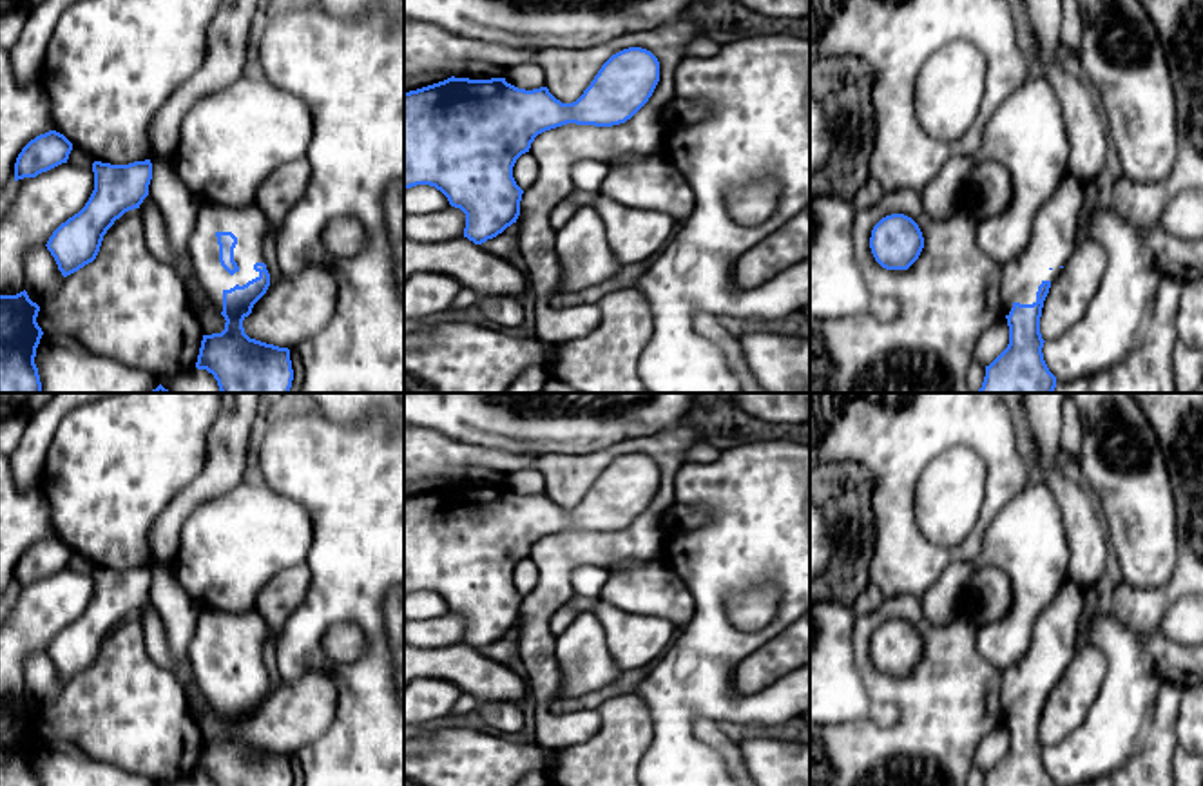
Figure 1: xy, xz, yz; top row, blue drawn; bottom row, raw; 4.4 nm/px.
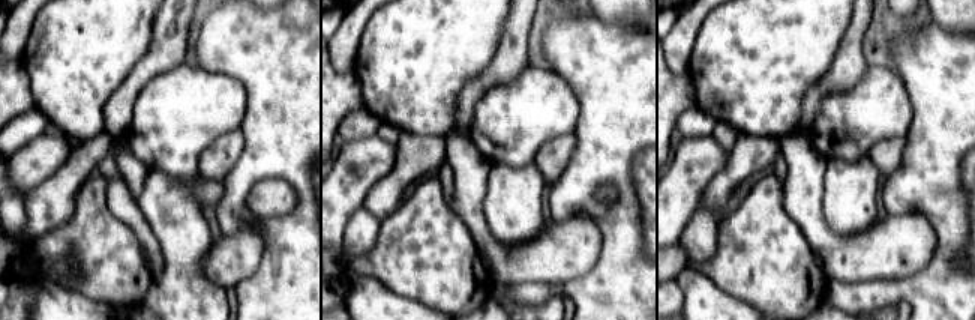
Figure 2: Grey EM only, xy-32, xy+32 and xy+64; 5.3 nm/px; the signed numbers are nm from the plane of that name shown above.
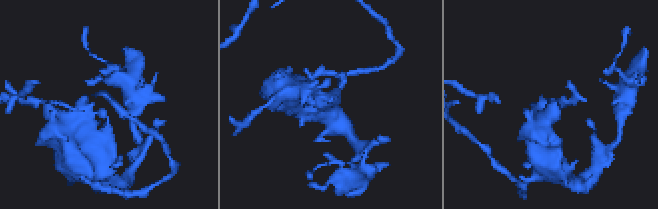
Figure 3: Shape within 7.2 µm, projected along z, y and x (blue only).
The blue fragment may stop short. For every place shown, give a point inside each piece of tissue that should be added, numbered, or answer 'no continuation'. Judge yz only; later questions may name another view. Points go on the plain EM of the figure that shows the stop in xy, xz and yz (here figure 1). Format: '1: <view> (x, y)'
1: yz (1055, 632)

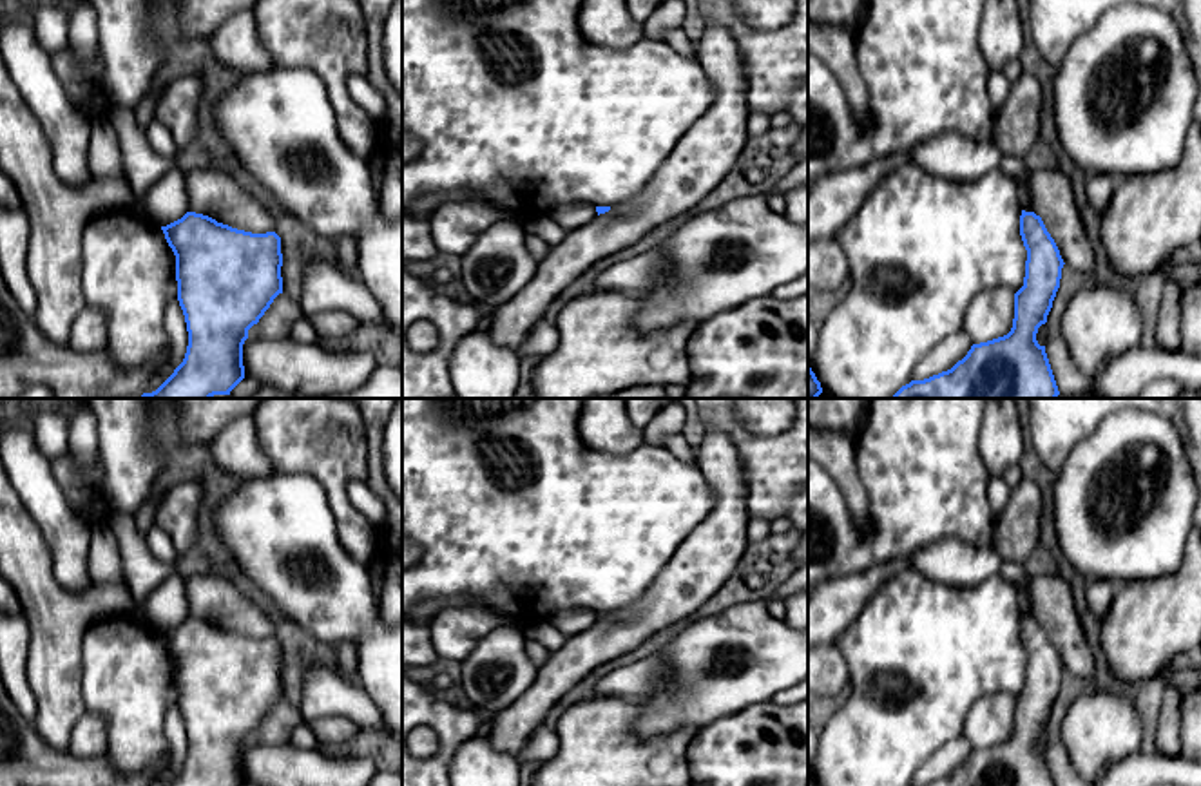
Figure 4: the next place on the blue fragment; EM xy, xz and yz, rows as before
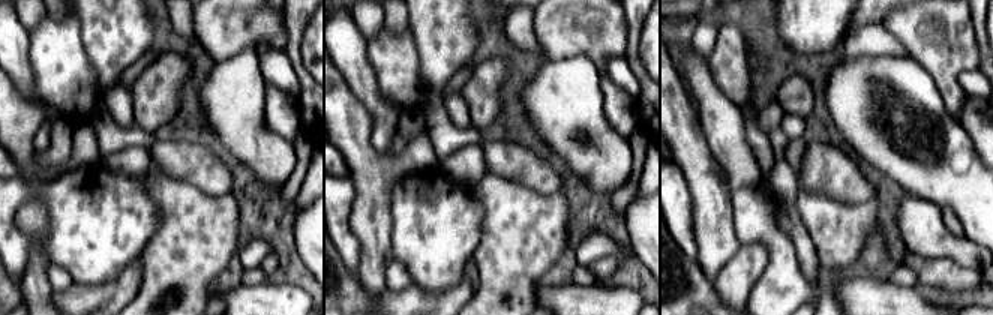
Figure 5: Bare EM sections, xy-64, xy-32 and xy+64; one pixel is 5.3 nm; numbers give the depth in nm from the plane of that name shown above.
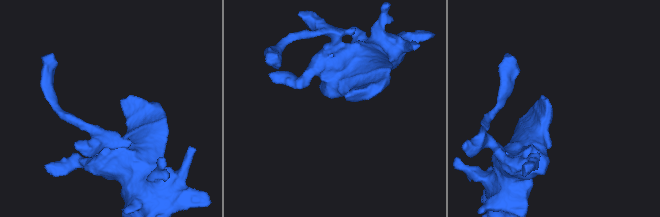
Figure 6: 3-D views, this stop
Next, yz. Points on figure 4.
no continuation

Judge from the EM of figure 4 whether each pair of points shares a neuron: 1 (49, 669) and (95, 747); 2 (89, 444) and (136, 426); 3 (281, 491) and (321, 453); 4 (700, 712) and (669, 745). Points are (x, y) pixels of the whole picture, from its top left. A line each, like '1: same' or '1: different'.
1: different
2: different
3: different
4: different

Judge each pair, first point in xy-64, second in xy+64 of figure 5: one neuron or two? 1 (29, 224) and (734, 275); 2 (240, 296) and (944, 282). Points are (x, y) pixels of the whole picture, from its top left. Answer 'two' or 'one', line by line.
1: two
2: two

